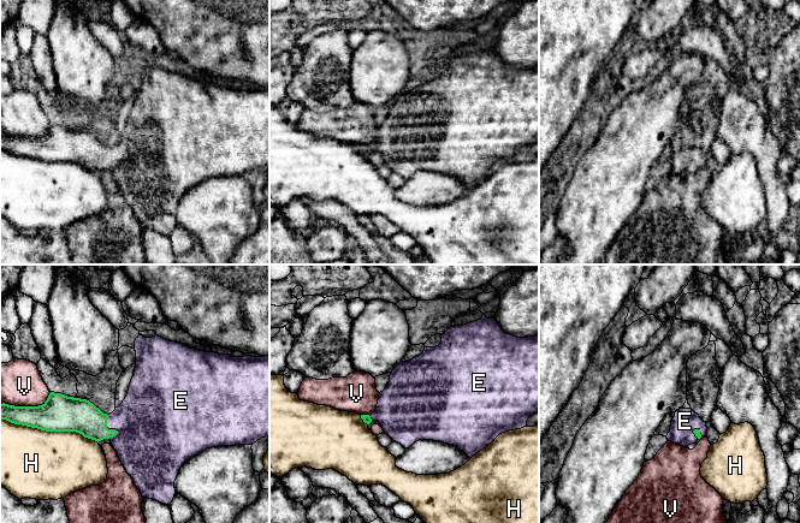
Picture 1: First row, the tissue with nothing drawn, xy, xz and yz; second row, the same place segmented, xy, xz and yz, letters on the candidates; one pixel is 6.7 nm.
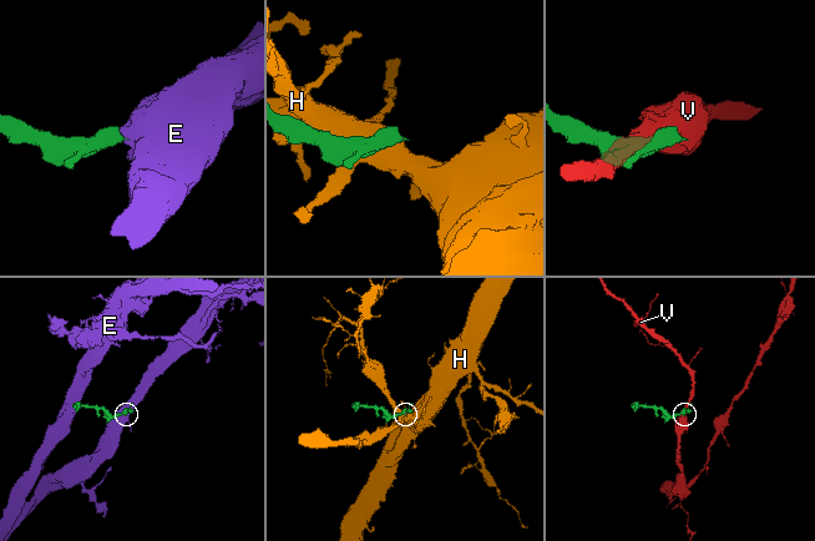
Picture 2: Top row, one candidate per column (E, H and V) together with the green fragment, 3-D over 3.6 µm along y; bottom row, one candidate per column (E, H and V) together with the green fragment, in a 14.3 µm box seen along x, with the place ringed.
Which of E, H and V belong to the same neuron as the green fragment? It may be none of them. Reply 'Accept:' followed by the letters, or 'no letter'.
Accept: E

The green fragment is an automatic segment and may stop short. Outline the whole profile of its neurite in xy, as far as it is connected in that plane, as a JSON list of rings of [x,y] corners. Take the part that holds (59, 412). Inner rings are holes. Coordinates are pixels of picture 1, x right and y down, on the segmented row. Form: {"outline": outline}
{"outline": [[[159,335],[135,340],[136,368],[128,394],[115,410],[107,415],[87,399],[51,392],[38,406],[0,404],[0,420],[46,432],[76,432],[84,438],[108,439],[126,473],[143,498],[170,505],[174,498],[174,481],[180,466],[206,448],[251,445],[269,435],[269,356],[231,357],[190,349]]]}

